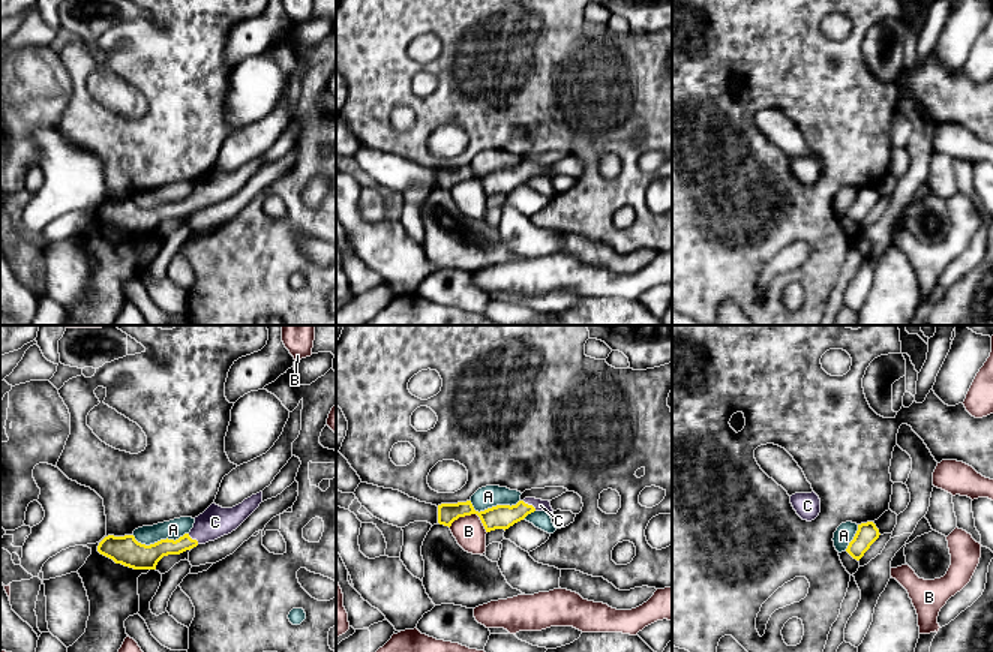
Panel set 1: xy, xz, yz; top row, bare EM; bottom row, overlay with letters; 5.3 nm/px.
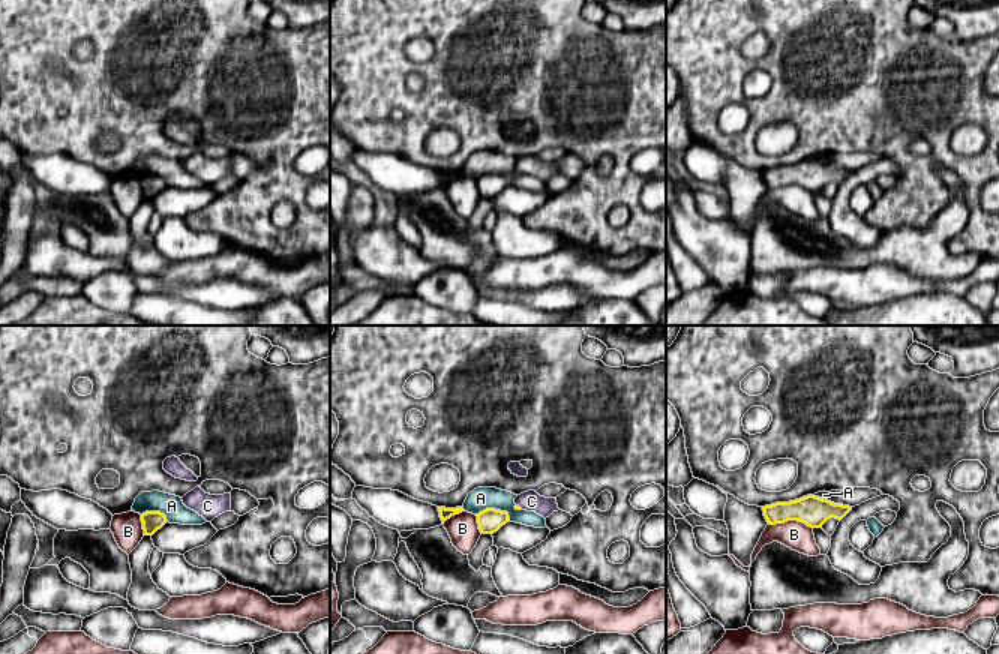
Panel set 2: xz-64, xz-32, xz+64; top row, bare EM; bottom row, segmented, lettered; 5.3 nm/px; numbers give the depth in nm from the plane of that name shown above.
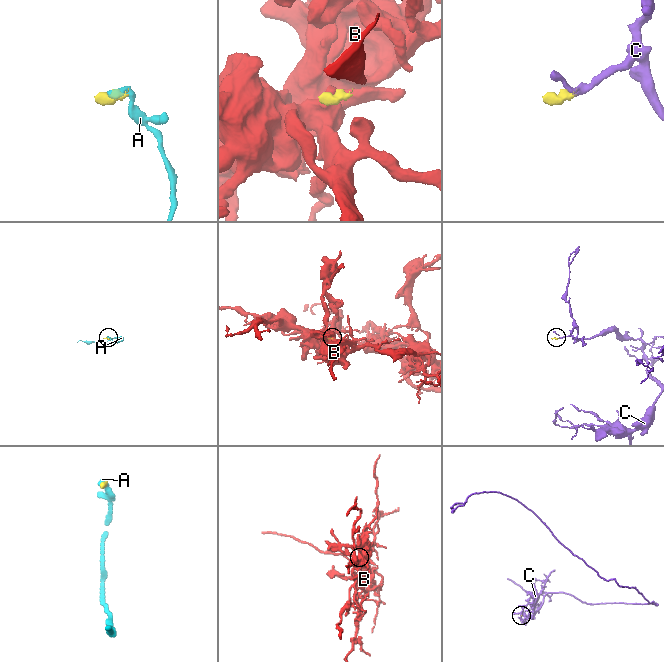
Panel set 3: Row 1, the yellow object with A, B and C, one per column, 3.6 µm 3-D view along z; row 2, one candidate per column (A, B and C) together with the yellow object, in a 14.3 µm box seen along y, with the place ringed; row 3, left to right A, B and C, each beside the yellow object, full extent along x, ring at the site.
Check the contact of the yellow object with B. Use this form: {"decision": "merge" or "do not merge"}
{"decision": "do not merge"}

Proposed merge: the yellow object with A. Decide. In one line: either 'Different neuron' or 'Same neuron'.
Different neuron

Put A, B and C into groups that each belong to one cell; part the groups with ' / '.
A / B / C

